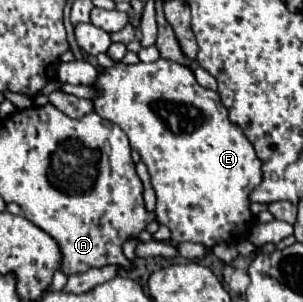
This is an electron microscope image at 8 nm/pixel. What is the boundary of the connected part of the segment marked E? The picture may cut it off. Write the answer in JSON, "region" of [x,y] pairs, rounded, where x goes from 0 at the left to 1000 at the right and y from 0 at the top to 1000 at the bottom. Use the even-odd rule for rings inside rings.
{"region":[[[518,195],[505,209],[459,202],[446,215],[380,209],[327,235],[307,288],[320,301],[320,321],[307,321],[320,381],[393,414],[419,440],[432,487],[485,546],[498,619],[518,646],[512,732],[558,752],[571,805],[637,798],[703,818],[723,798],[789,805],[815,791],[835,738],[835,712],[822,699],[822,639],[868,593],[861,533],[848,526],[842,493],[802,434],[756,401],[756,374],[710,301],[663,288],[624,222],[551,195]]]}

